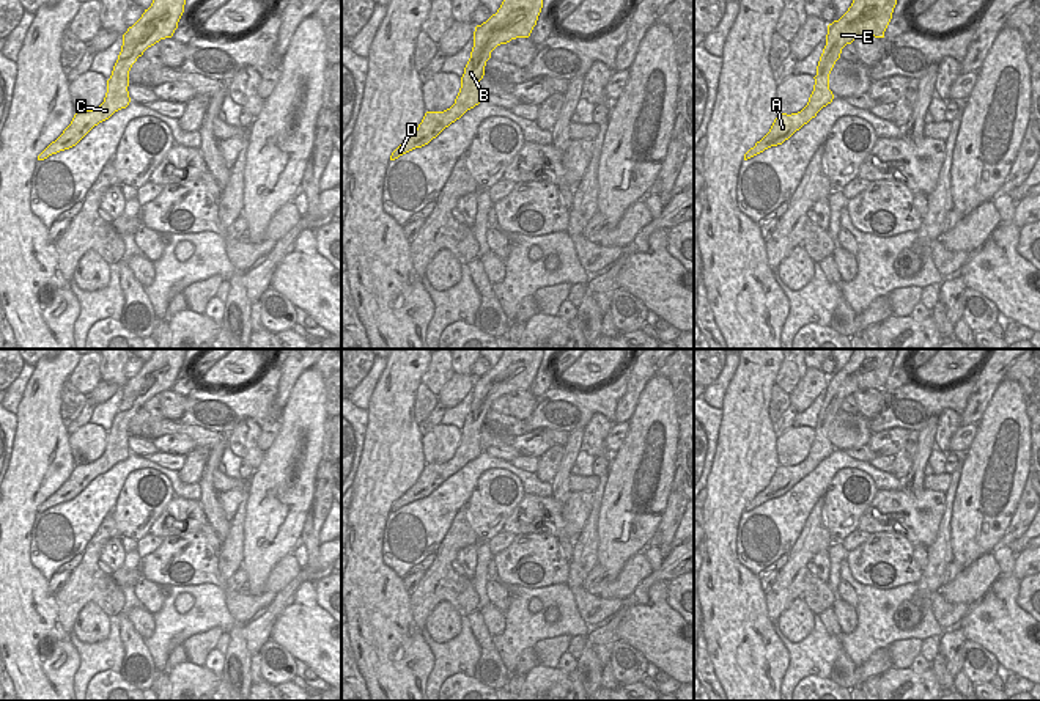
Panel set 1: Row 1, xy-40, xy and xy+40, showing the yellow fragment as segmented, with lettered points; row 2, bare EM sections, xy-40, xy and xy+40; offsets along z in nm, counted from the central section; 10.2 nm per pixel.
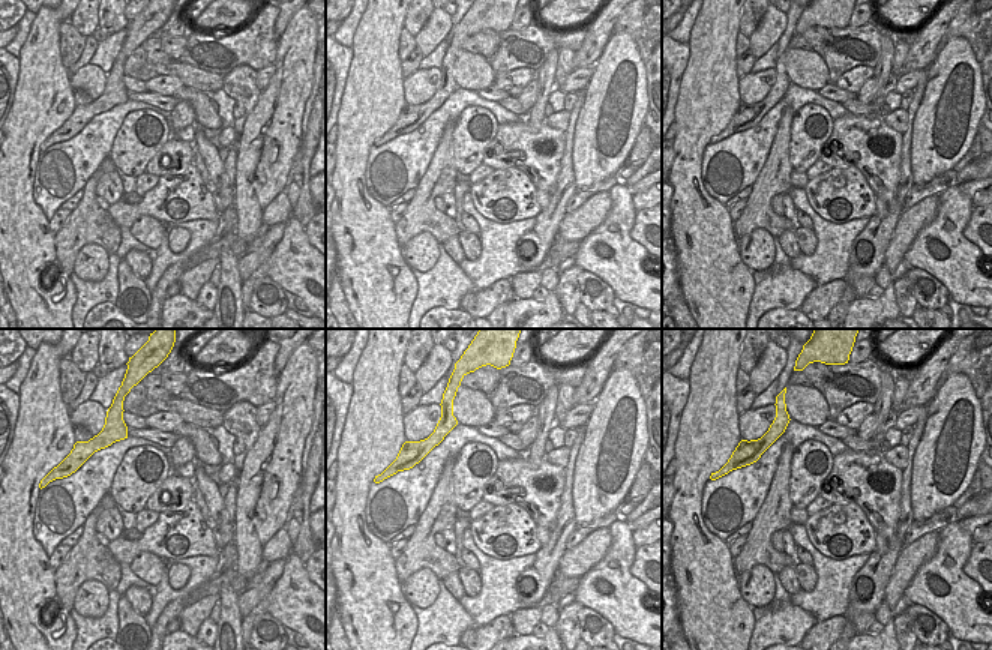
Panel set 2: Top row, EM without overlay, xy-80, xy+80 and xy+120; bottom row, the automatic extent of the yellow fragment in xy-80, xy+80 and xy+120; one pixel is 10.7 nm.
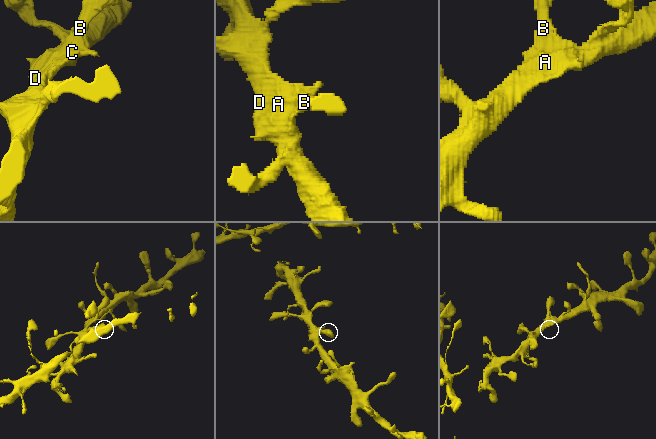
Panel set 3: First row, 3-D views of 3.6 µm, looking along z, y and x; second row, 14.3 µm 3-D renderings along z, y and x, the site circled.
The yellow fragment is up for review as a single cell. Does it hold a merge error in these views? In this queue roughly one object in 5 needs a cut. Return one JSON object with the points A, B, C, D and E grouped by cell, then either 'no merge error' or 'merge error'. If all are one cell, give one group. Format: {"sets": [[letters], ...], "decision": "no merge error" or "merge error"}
{"sets": [["A", "B", "C", "D", "E"]], "decision": "no merge error"}

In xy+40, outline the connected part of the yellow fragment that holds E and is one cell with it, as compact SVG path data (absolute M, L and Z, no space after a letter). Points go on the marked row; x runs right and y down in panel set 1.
M853 0L848 11L828 25L826 46L817 66L815 85L807 105L798 113L779 113L769 132L744 154L744 160L771 146L782 145L815 118L823 107L832 102L834 94L829 90L829 74L840 58L842 49L857 38L884 38L895 5L897 0Z

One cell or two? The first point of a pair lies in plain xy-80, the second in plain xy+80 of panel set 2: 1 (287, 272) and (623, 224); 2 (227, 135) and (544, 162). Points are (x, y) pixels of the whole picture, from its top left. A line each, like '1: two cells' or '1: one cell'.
1: one cell
2: one cell

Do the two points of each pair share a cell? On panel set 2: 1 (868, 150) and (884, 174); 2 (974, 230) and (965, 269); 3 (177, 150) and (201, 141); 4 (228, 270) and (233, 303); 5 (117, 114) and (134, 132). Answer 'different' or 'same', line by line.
1: same
2: different
3: different
4: same
5: different

